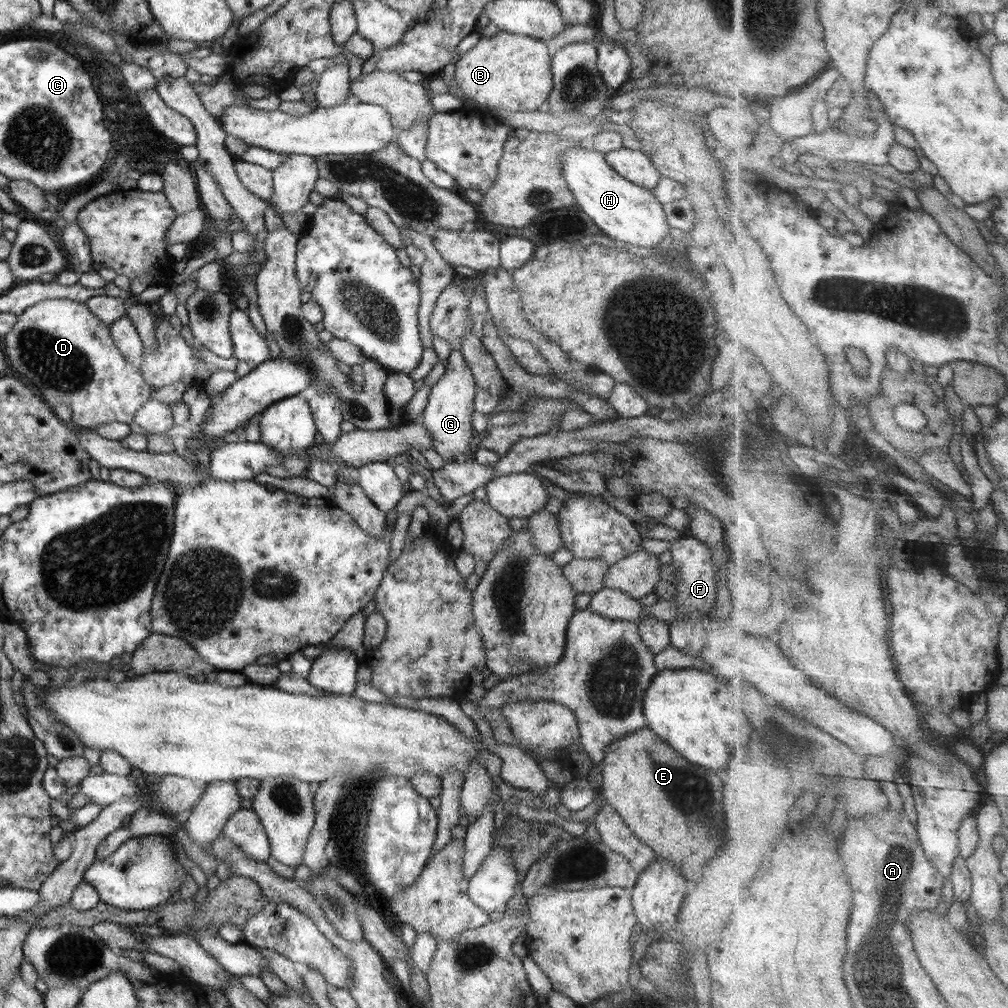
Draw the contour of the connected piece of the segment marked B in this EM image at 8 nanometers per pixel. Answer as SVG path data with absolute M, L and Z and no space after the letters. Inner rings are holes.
M498 31L490 37L481 37L472 50L462 55L455 64L454 82L475 106L490 112L538 111L552 92L551 57L545 41L508 31Z

